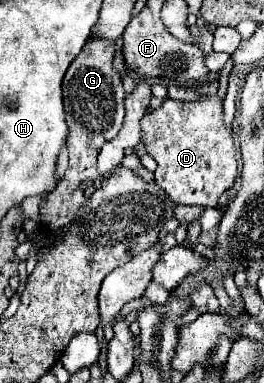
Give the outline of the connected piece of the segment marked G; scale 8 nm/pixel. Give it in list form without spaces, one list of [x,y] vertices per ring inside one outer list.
[[[89,40],[81,54],[71,62],[63,78],[63,102],[69,124],[69,168],[59,180],[57,188],[45,196],[39,208],[39,222],[49,230],[59,230],[67,226],[81,206],[87,204],[89,192],[83,184],[93,188],[101,186],[101,176],[97,172],[97,154],[103,144],[117,136],[125,116],[125,92],[119,74],[113,70],[113,42],[111,40]]]

